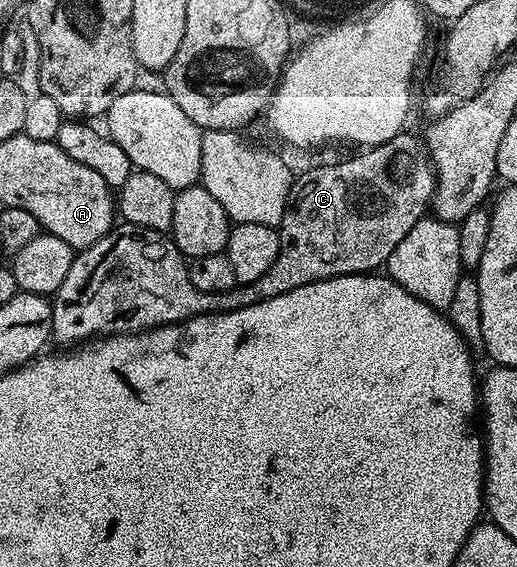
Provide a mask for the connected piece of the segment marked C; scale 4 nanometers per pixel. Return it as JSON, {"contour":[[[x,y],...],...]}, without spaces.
{"contour":[[[408,130],[399,132],[397,136],[386,142],[365,147],[363,150],[357,151],[360,153],[357,156],[350,157],[349,160],[340,160],[337,164],[324,164],[321,168],[312,168],[309,172],[302,173],[301,176],[299,173],[292,186],[288,209],[285,211],[285,216],[278,227],[280,249],[274,266],[270,266],[270,270],[266,274],[262,274],[262,278],[258,278],[249,284],[241,284],[228,292],[203,292],[198,290],[198,286],[194,286],[194,282],[190,282],[189,261],[178,250],[178,246],[172,241],[171,235],[153,228],[143,228],[137,224],[117,223],[106,235],[98,238],[98,242],[94,242],[89,248],[79,249],[73,255],[72,265],[66,274],[66,279],[62,282],[62,286],[58,286],[58,290],[54,293],[54,299],[51,301],[52,340],[55,343],[60,343],[60,346],[80,346],[93,338],[123,336],[126,332],[147,332],[149,328],[161,328],[163,324],[181,324],[183,320],[189,320],[195,316],[204,316],[208,312],[229,312],[246,306],[254,306],[266,298],[278,298],[278,294],[290,294],[290,290],[294,290],[298,286],[306,286],[310,282],[322,282],[339,276],[362,276],[383,269],[387,265],[390,254],[394,254],[394,246],[398,246],[398,242],[402,242],[402,238],[406,238],[406,234],[410,234],[410,230],[414,230],[417,222],[425,219],[432,197],[436,195],[436,169],[432,166],[432,159],[428,156],[428,150],[424,146],[423,139],[419,135],[411,136],[410,132]]]}

